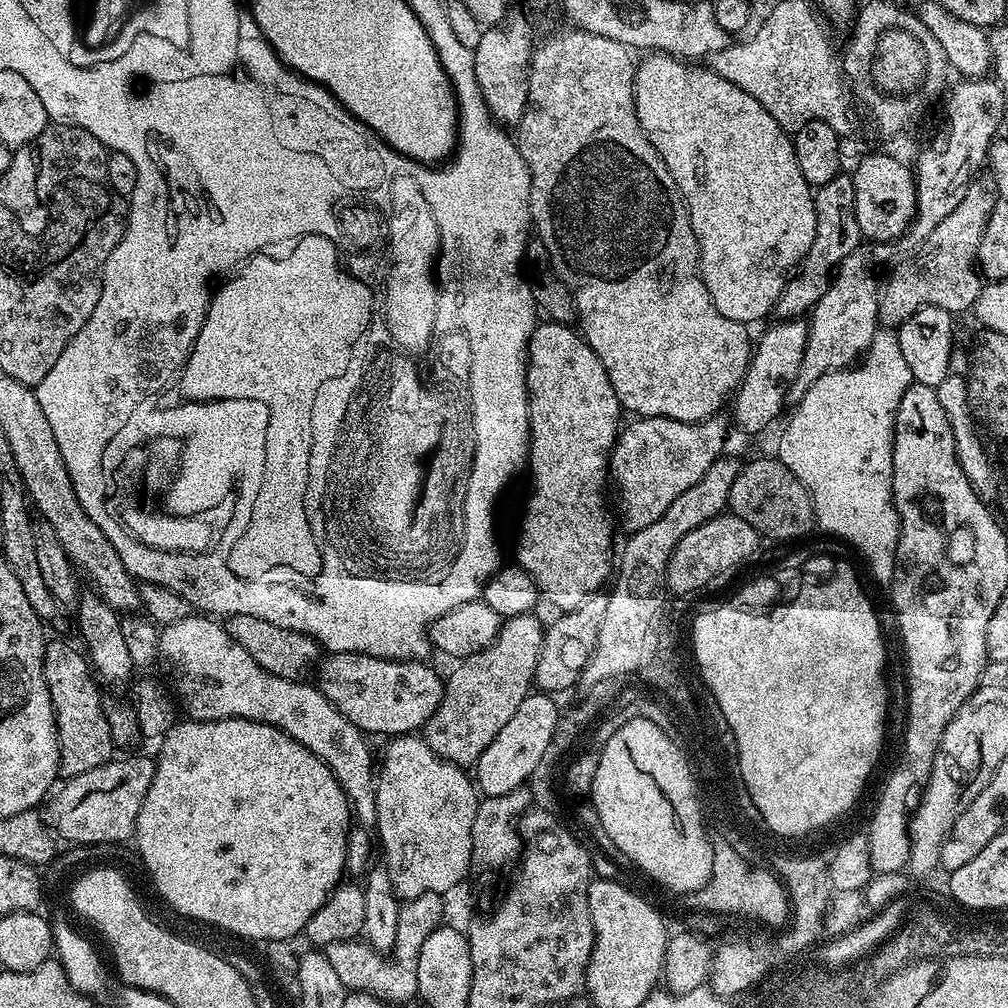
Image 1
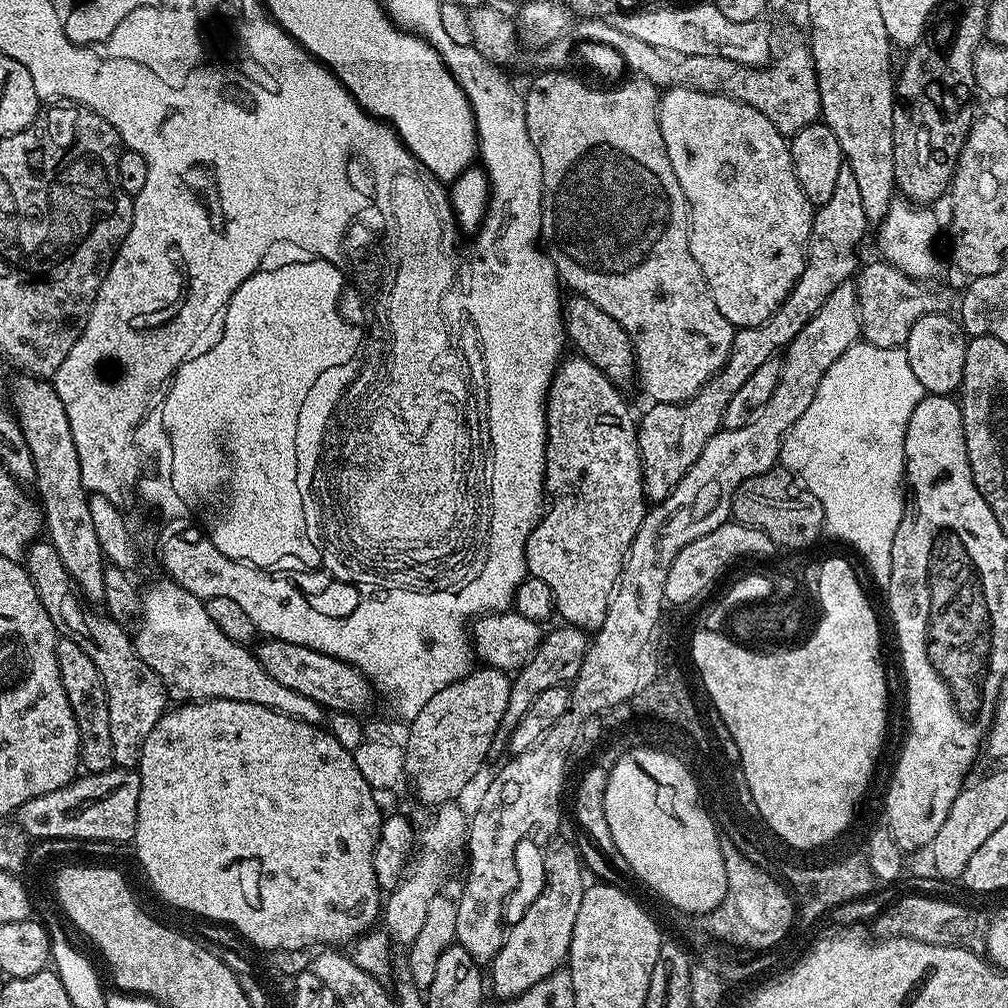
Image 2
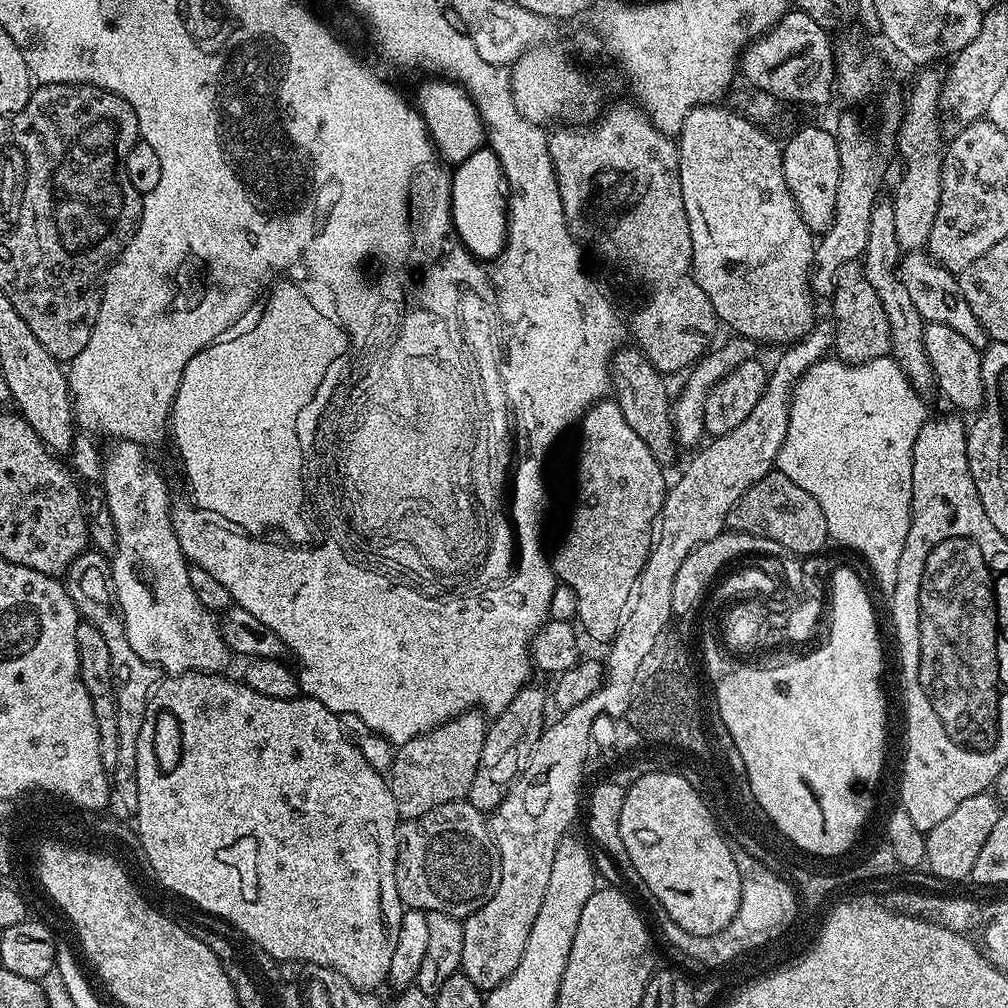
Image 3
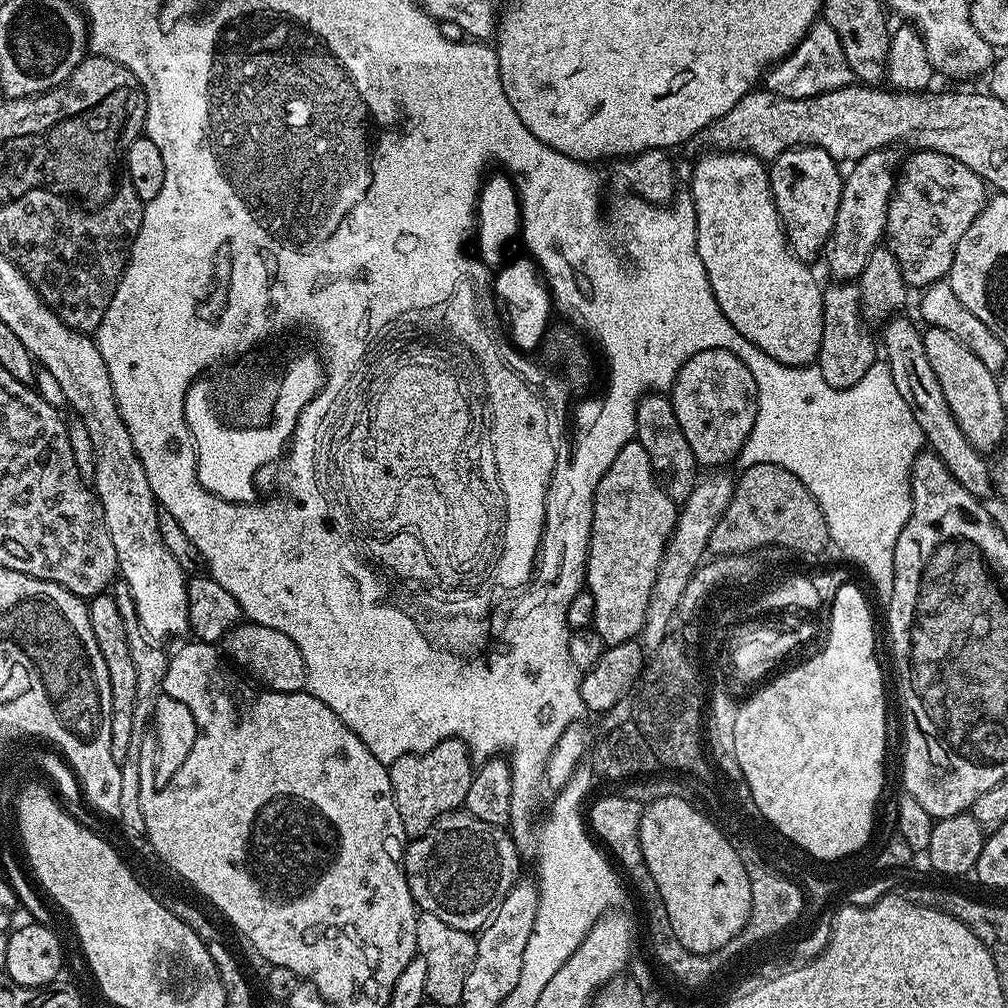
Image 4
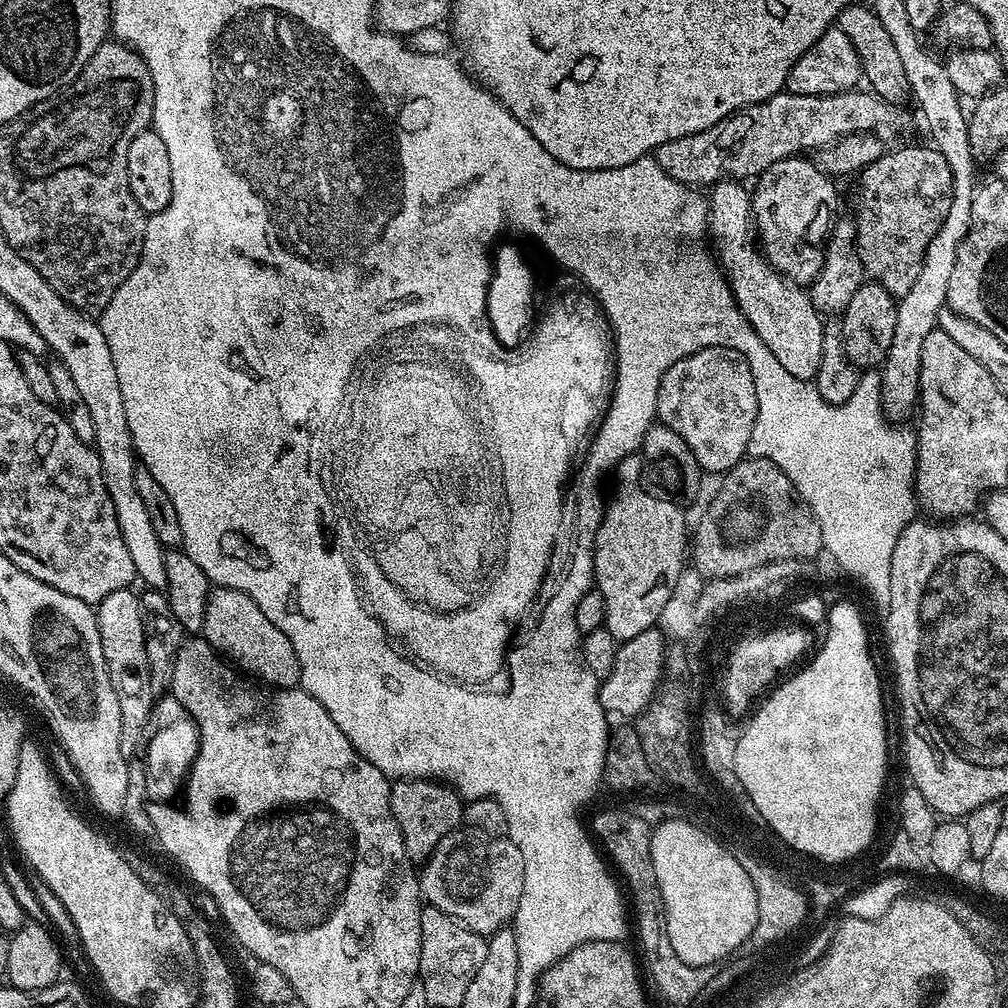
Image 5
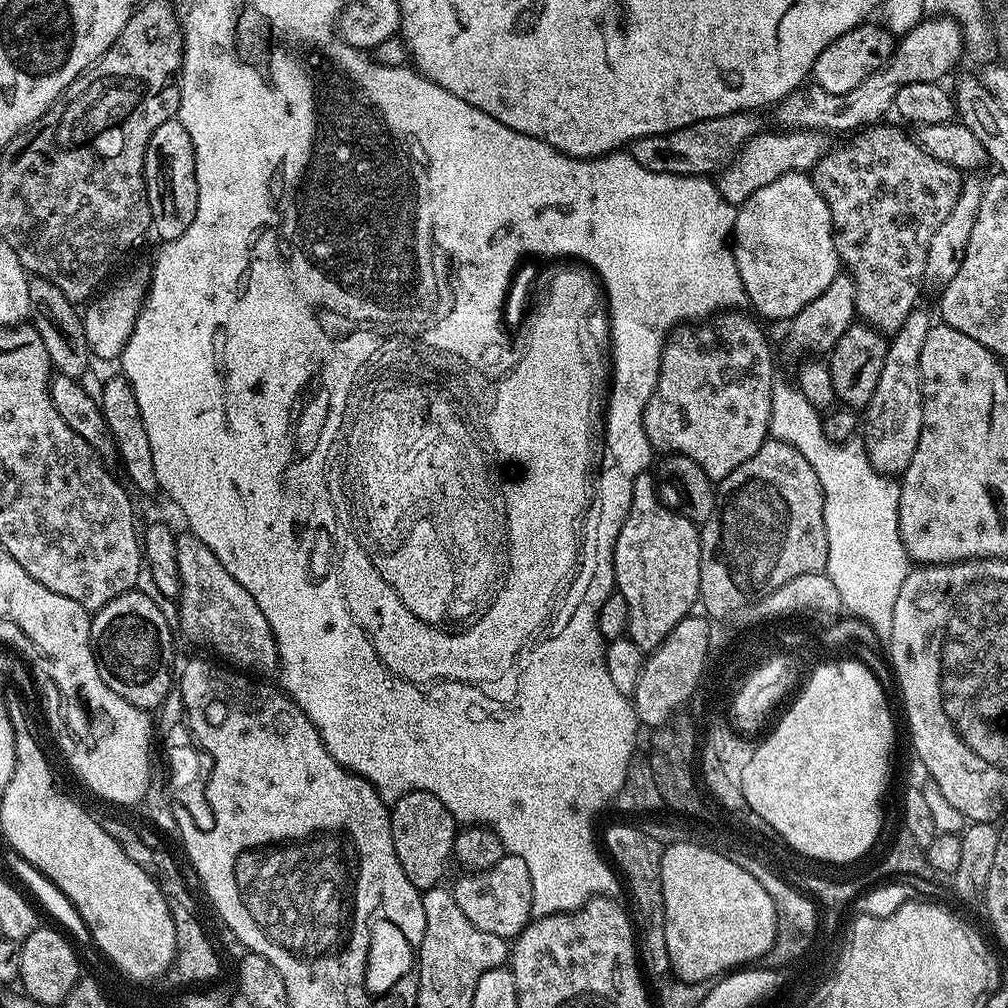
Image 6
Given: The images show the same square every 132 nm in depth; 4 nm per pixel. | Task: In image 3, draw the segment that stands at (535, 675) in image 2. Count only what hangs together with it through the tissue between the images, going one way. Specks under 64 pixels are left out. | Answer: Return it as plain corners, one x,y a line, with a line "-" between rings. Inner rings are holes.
525,686
514,694
510,706
502,710
487,725
482,746
482,758
478,758
478,770
474,773
474,782
470,786
466,799
468,799
479,812
491,814
496,807
506,798
506,794
512,785
520,779
522,770
530,762
530,754
534,754
534,746
538,746
538,738
544,733
546,719
544,720
544,700
546,704
546,692
540,688

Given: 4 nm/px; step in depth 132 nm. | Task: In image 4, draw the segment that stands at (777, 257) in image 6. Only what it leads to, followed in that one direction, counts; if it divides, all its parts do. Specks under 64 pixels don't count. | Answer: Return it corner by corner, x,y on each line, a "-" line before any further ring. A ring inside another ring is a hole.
807,146
786,150
771,161
768,168
772,197
788,247
802,261
812,262
815,256
817,258
823,253
828,235
835,224
844,184
842,172
836,168
839,168
838,161
826,154
826,150

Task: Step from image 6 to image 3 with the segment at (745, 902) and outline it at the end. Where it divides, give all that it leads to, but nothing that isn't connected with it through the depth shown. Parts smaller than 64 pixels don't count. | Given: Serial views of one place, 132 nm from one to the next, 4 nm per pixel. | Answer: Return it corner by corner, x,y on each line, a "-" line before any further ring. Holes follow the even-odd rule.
676,770
656,771
639,777
633,784
627,786
624,793
622,814
620,815
620,833
622,834
622,846
626,846
627,863
632,863
632,868
640,875
641,882
652,891
653,898
664,907
665,914
669,916
667,919
671,923
680,923
685,930
707,933
716,932
720,925
724,925
725,921
729,920
732,912
736,912
736,902
740,898
740,875
738,874
738,866
734,866
732,853
725,850
724,844
719,844
718,837
716,837
716,828
710,826
708,813
703,812
702,803
695,795
696,791
697,789

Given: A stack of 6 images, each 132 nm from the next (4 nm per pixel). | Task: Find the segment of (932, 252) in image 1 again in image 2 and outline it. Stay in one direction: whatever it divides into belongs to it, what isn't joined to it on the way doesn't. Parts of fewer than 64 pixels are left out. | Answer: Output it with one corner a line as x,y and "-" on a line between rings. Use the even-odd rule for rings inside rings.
877,262
859,269
854,277
860,307
860,335
867,343
883,348
899,348
910,334
910,326
927,312
941,311
944,300
936,292
927,292
919,280
911,280
894,266

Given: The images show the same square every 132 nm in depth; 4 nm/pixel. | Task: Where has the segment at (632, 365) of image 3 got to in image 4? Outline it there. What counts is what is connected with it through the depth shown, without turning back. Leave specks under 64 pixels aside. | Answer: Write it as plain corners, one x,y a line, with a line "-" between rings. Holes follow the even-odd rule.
645,394
636,401
635,439
642,446
642,450
646,450
652,475
662,491
671,500
683,502
694,490
698,479
698,465
694,450
690,450
690,442
686,442
686,434
682,434
682,426
678,426
674,406
667,395

